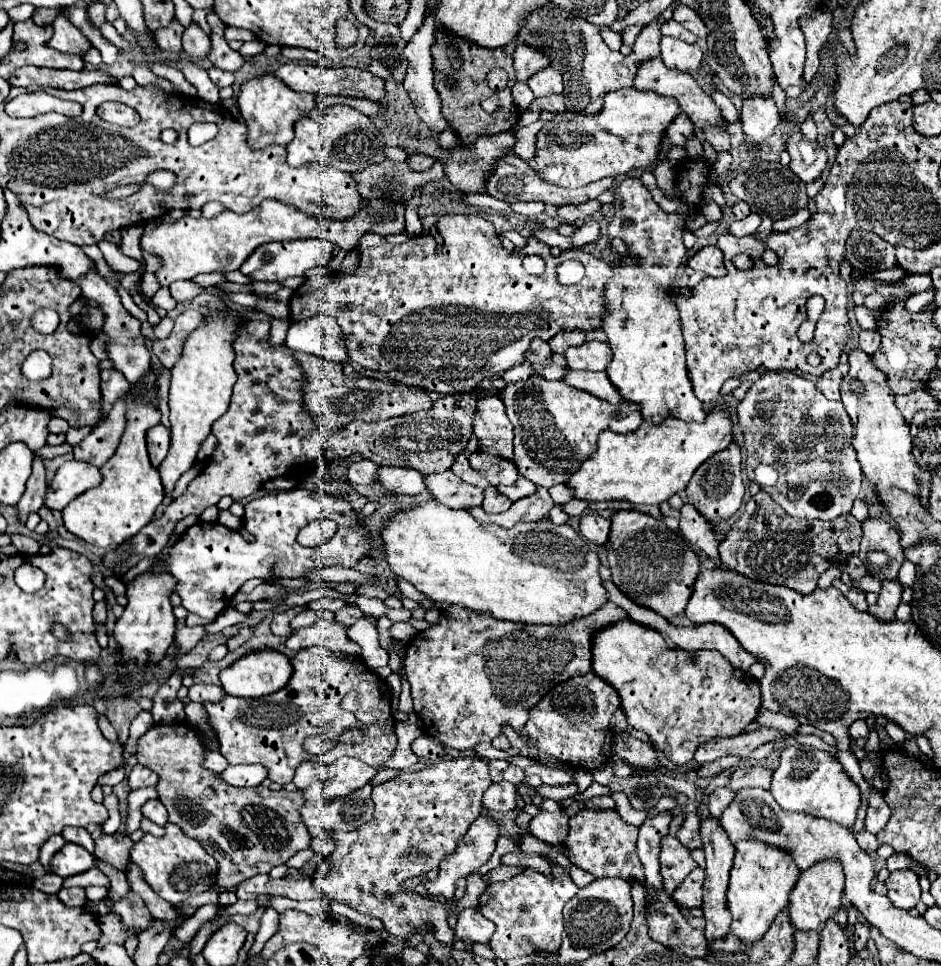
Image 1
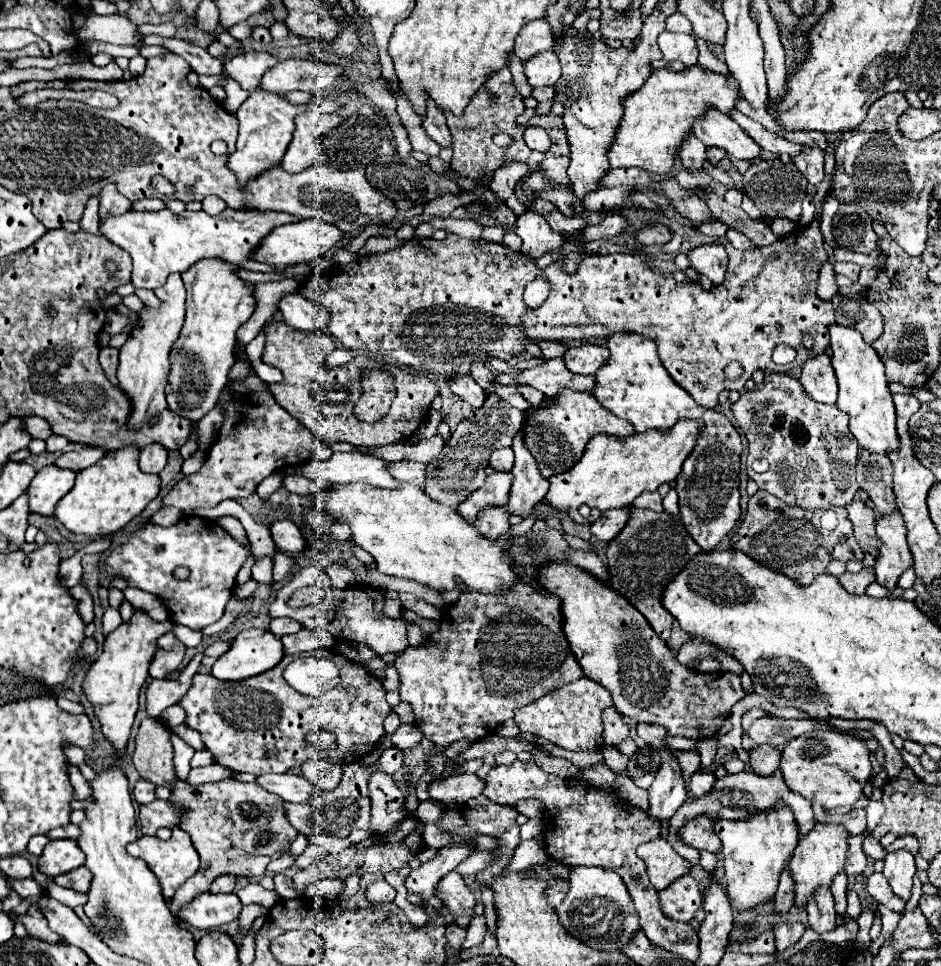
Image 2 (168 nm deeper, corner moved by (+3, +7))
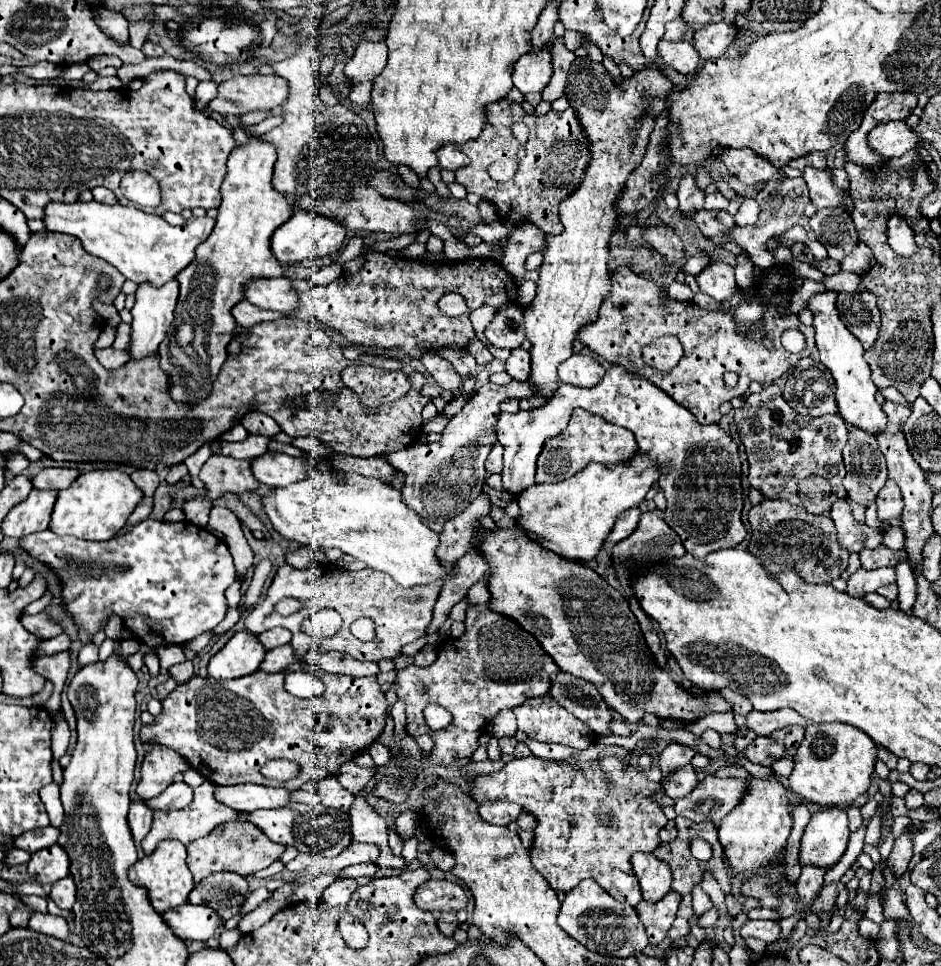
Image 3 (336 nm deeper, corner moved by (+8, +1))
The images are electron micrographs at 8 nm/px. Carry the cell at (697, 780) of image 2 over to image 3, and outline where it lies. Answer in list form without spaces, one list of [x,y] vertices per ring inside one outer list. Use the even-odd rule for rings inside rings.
[[[686,764],[686,766],[682,766],[682,770],[676,770],[676,772],[664,782],[664,792],[666,792],[670,798],[684,798],[684,796],[688,796],[688,794],[694,790],[694,786],[696,786],[698,782],[700,782],[700,780],[698,780],[696,770],[694,770],[690,764]]]

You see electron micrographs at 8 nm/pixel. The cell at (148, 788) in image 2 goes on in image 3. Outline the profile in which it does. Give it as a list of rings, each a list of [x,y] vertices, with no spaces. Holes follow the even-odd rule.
[[[132,800],[130,802],[130,812],[128,812],[128,824],[134,836],[134,842],[140,842],[152,824],[152,810],[146,806],[144,800]]]

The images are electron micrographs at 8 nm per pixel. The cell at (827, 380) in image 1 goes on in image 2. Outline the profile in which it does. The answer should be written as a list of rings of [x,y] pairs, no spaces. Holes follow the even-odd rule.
[[[819,354],[807,360],[801,370],[799,382],[807,392],[807,396],[811,396],[815,402],[823,402],[823,404],[837,402],[837,380],[829,354]]]

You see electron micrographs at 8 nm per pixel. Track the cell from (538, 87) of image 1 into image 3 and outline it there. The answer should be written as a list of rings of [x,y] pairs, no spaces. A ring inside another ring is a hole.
[[[544,50],[542,54],[524,54],[514,66],[514,86],[522,92],[542,92],[552,76],[552,62],[550,52]]]

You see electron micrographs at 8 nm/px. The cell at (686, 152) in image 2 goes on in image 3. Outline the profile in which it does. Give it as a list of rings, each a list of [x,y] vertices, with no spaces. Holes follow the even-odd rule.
[[[692,174],[682,176],[676,196],[678,196],[678,202],[680,202],[678,210],[682,212],[682,216],[688,216],[690,212],[704,208],[704,192],[698,188],[696,178]]]

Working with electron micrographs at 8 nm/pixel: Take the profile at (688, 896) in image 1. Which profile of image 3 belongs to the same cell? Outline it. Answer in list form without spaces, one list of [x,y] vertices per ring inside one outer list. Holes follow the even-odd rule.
[[[670,890],[666,894],[666,898],[662,898],[660,902],[654,902],[654,904],[640,902],[638,904],[636,912],[642,918],[648,940],[652,944],[660,944],[666,938],[666,934],[668,934],[668,930],[676,918],[680,902],[682,902],[680,894],[674,894],[674,890]]]

